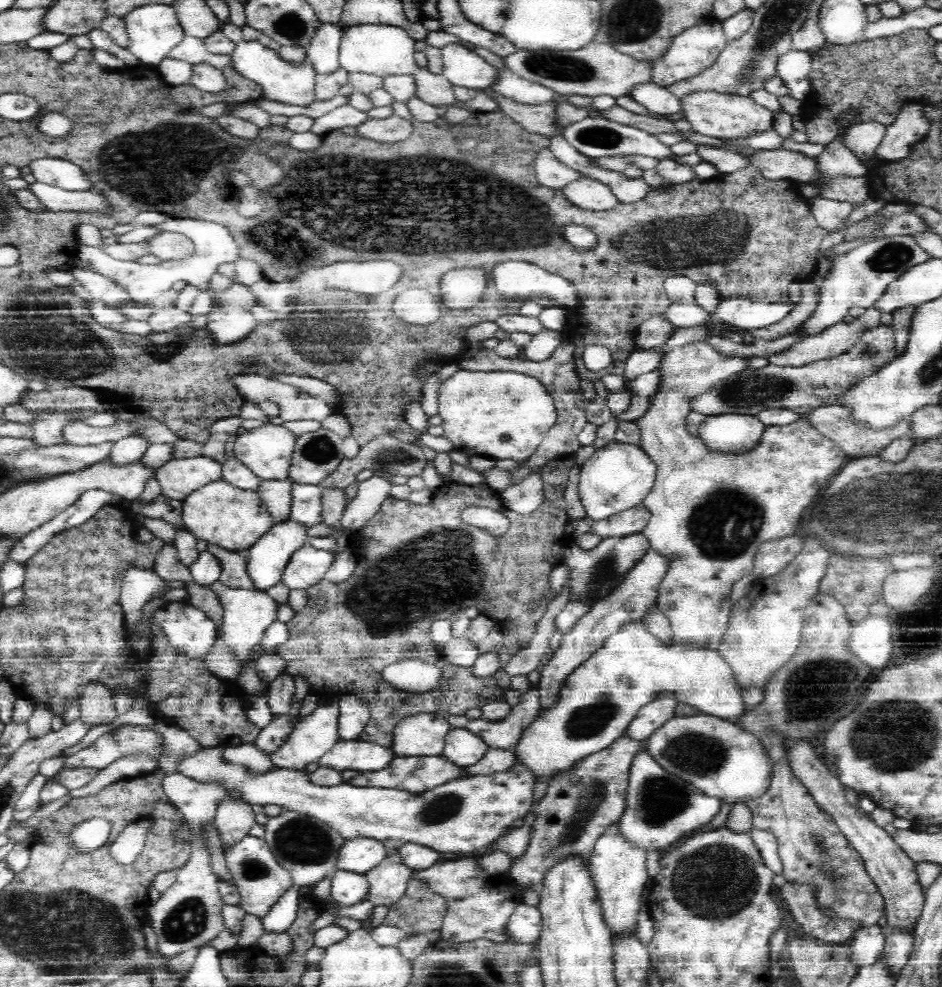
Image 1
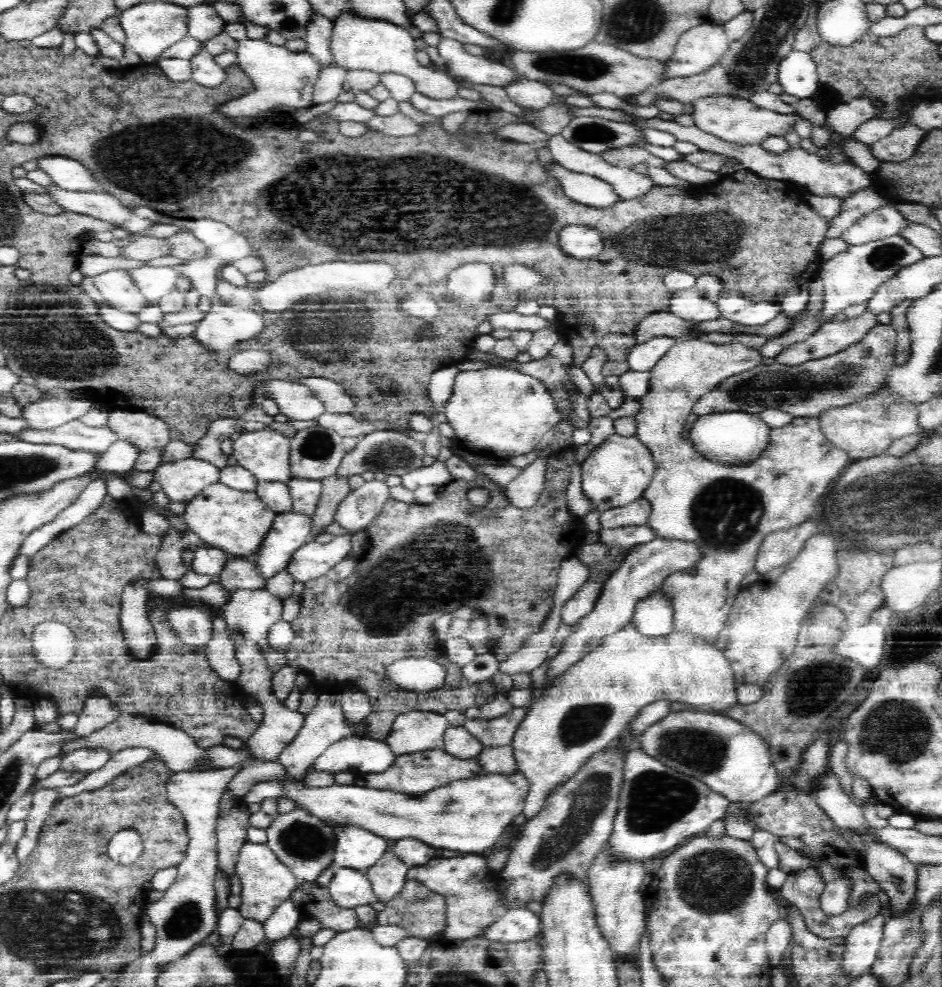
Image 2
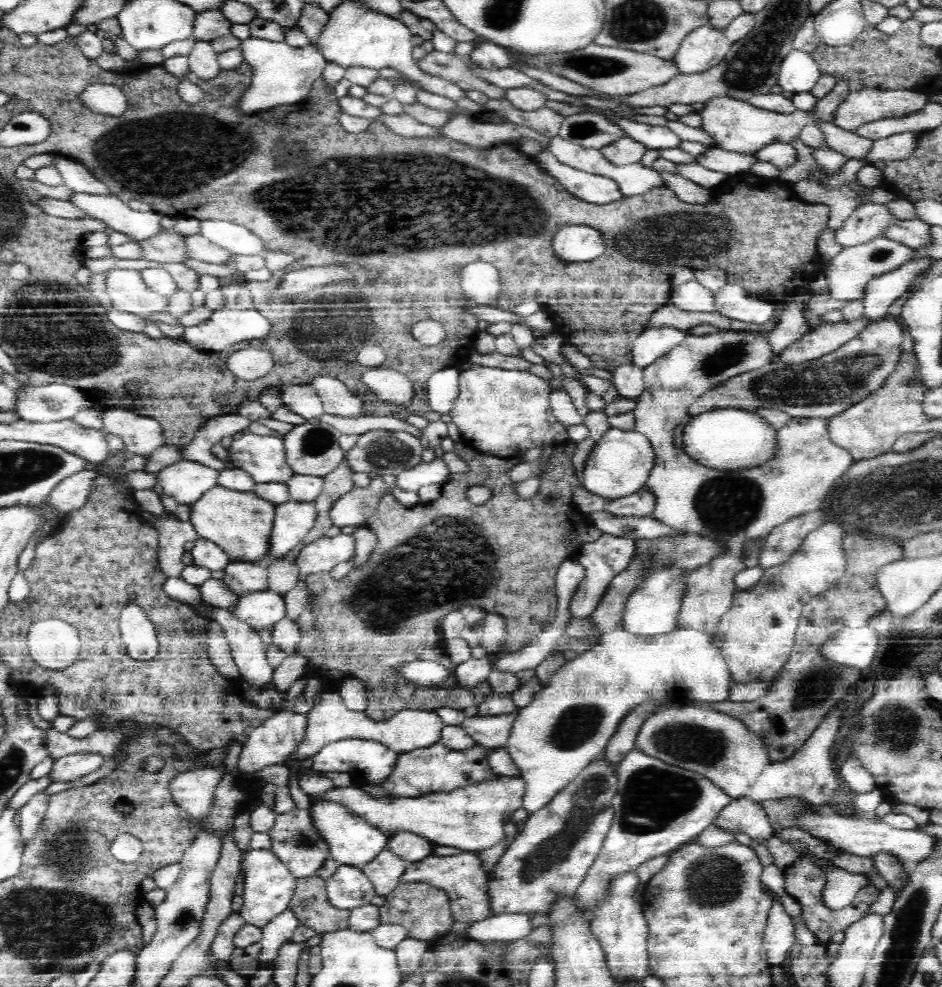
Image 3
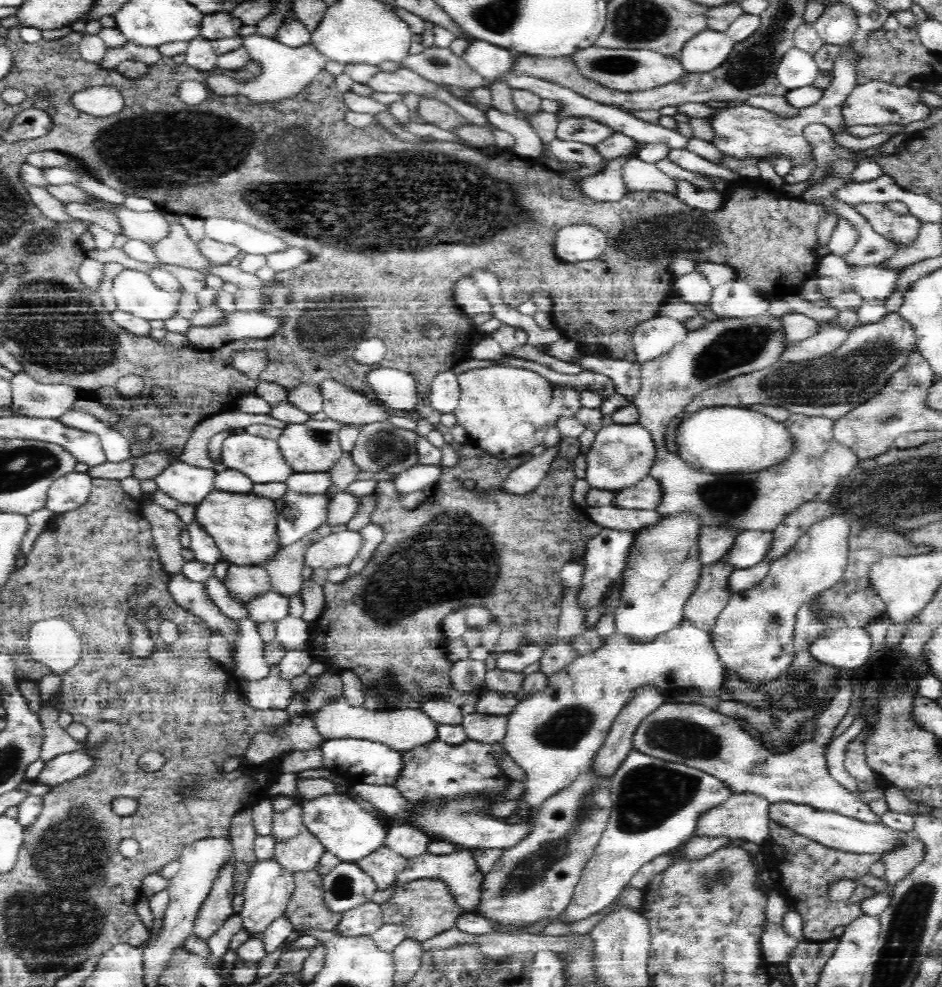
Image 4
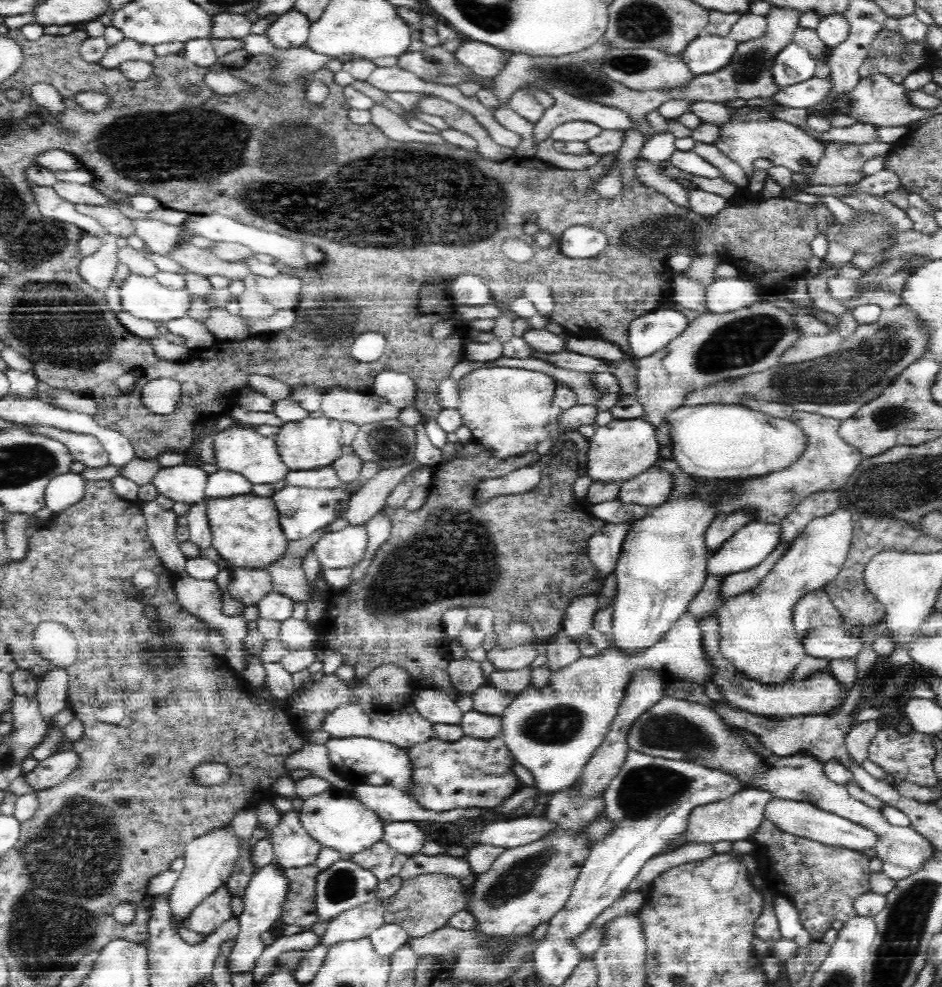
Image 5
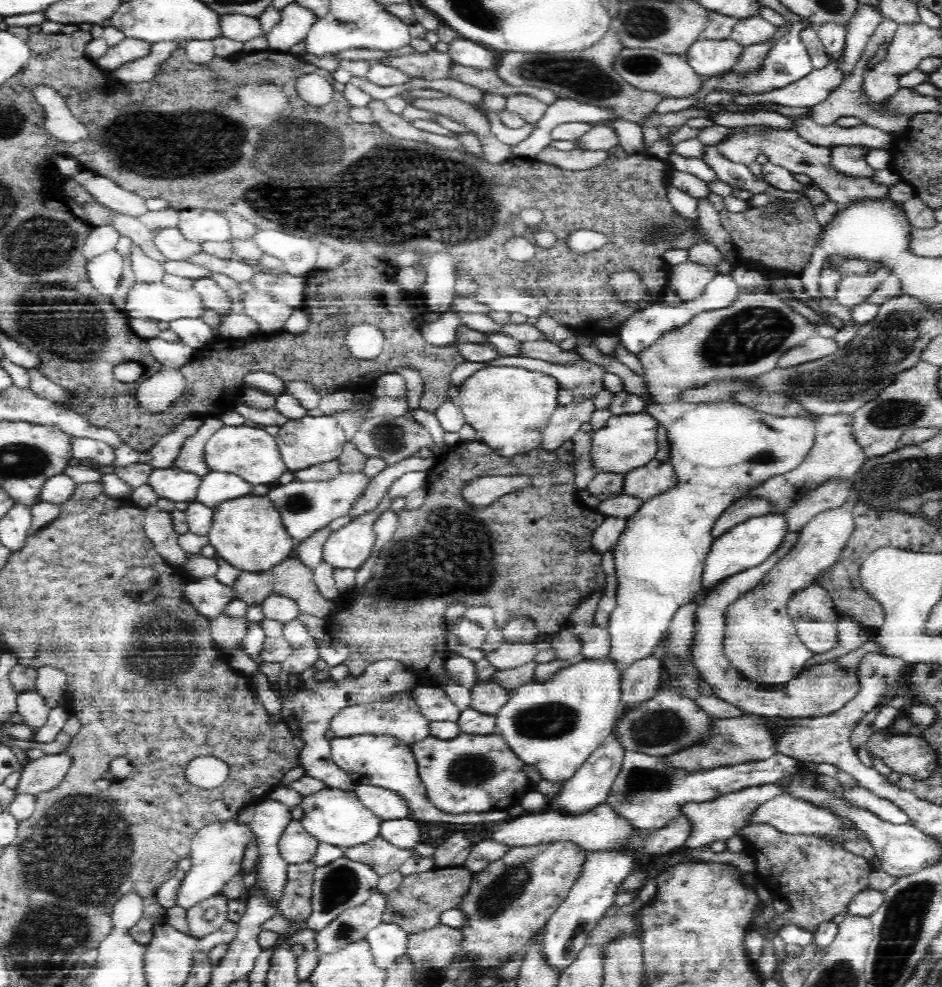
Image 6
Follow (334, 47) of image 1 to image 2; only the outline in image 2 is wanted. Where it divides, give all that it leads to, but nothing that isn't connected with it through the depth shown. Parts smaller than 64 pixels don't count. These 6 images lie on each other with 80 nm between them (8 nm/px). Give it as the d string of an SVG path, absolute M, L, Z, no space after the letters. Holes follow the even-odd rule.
M312 12L307 22L306 42L307 51L319 58L321 65L326 67L333 64L332 55L328 54L328 36L333 21L316 12Z

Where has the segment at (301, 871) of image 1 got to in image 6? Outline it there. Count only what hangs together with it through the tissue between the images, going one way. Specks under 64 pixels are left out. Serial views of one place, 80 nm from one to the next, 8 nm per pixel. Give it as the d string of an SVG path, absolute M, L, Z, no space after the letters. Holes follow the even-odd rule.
M292 819L279 842L282 856L289 862L304 862L314 856L319 840L312 836L300 821Z

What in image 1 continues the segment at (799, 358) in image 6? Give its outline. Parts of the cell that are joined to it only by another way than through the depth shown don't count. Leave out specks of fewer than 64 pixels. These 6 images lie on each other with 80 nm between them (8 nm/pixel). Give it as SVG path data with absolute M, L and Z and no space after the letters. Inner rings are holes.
M868 307L864 314L856 317L853 322L840 321L826 326L816 334L808 335L794 346L769 356L769 362L778 366L802 366L814 360L824 360L838 356L852 348L864 332L880 325L873 307Z

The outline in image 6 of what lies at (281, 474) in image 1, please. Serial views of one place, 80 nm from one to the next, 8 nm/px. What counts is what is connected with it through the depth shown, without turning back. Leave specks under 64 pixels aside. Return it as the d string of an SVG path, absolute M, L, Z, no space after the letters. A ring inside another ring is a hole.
M252 423L223 425L217 432L210 434L204 446L204 463L209 471L230 473L253 486L274 481L287 469L276 438L265 432L264 426Z

